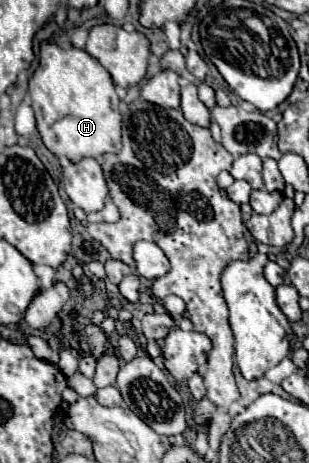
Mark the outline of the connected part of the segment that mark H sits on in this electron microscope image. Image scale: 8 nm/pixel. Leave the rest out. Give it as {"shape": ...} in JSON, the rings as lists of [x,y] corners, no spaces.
{"shape":[[[43,41],[39,67],[29,79],[29,97],[37,117],[37,131],[47,149],[57,157],[69,157],[71,161],[79,161],[81,157],[101,157],[103,153],[117,153],[117,149],[121,149],[121,113],[115,83],[109,71],[87,51],[75,47],[65,49],[57,43]]]}

